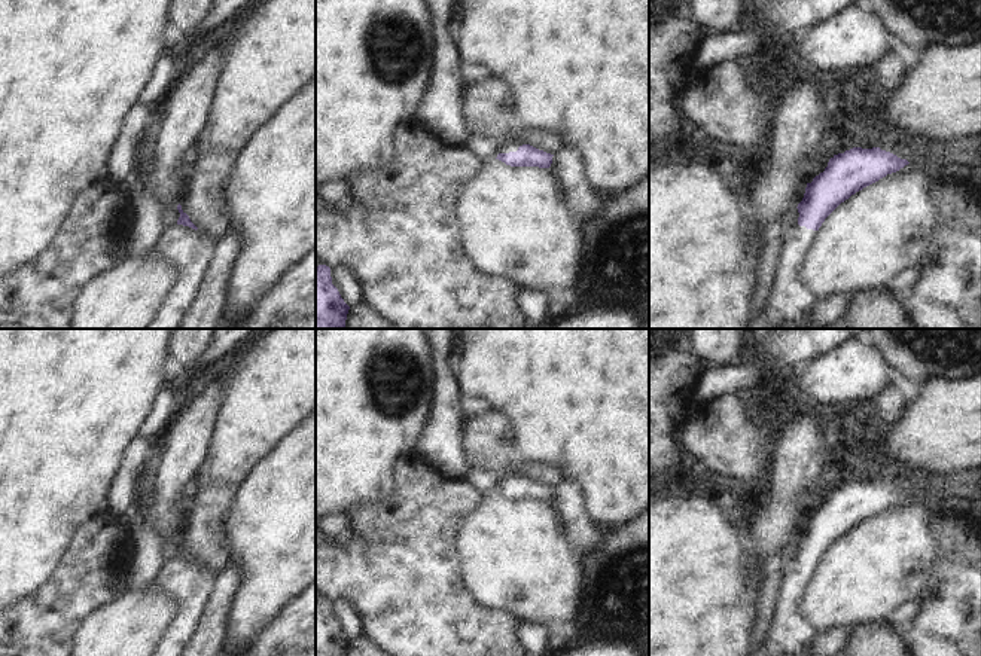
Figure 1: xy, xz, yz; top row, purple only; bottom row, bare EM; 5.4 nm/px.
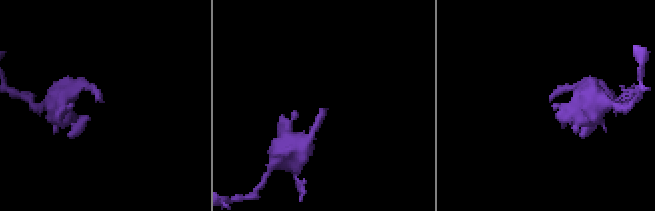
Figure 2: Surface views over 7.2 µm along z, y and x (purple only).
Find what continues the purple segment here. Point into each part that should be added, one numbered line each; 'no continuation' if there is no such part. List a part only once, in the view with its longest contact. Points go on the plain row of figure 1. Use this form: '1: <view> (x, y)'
1: xz (512, 479)

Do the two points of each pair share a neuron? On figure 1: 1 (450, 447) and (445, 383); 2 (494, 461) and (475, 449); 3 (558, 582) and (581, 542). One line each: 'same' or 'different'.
1: same
2: same
3: different

